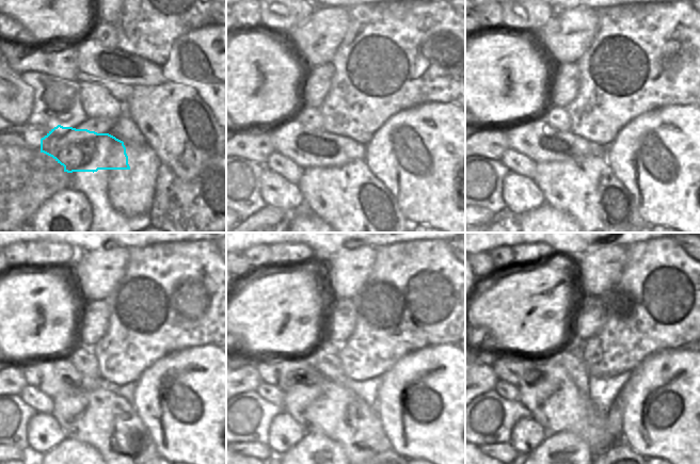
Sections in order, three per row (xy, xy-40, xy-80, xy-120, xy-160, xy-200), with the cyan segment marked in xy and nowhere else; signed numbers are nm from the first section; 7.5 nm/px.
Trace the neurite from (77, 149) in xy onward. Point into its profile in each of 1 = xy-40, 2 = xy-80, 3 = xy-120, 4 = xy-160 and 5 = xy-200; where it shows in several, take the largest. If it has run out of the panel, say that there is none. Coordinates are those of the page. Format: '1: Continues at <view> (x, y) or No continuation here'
1: Continues at xy-40 (306, 147)
2: Continues at xy-80 (535, 139)
3: Continues at xy-120 (57, 377)
4: Continues at xy-160 (284, 372)
5: Continues at xy-200 (520, 371)

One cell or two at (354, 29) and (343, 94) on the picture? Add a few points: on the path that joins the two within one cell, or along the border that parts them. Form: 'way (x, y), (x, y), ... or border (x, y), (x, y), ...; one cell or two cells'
way (352, 45), (346, 58), (345, 78); one cell

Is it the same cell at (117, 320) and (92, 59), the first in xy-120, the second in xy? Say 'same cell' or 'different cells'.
same cell

